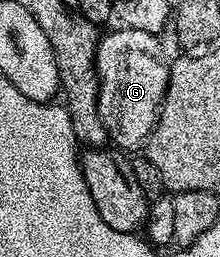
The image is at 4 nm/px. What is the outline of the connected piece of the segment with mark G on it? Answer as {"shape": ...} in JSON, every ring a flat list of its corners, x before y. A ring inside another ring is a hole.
{"shape":[[118,27,115,33,110,33,98,42,98,52,94,55,94,63,98,71,100,82,100,97,103,102,110,101,109,109,102,114,102,122,106,132,117,148,141,150,150,138,150,132,154,130,154,124,158,121,158,112,162,110,162,101,166,98,166,88,170,78,170,65,168,57,162,54,162,45,159,38,148,31]]}

